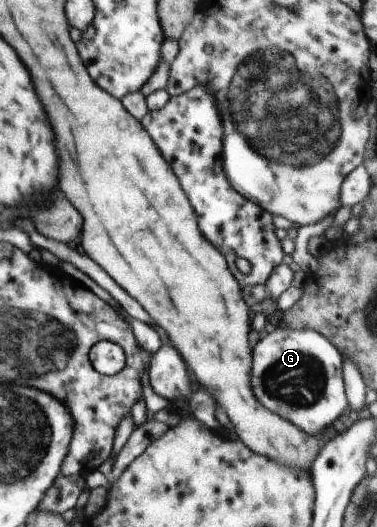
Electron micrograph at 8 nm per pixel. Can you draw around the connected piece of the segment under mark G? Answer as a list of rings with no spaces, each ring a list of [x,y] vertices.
[[[277,328],[264,332],[253,348],[253,374],[249,376],[253,378],[253,394],[257,394],[261,406],[315,437],[347,406],[339,352],[313,329]]]

